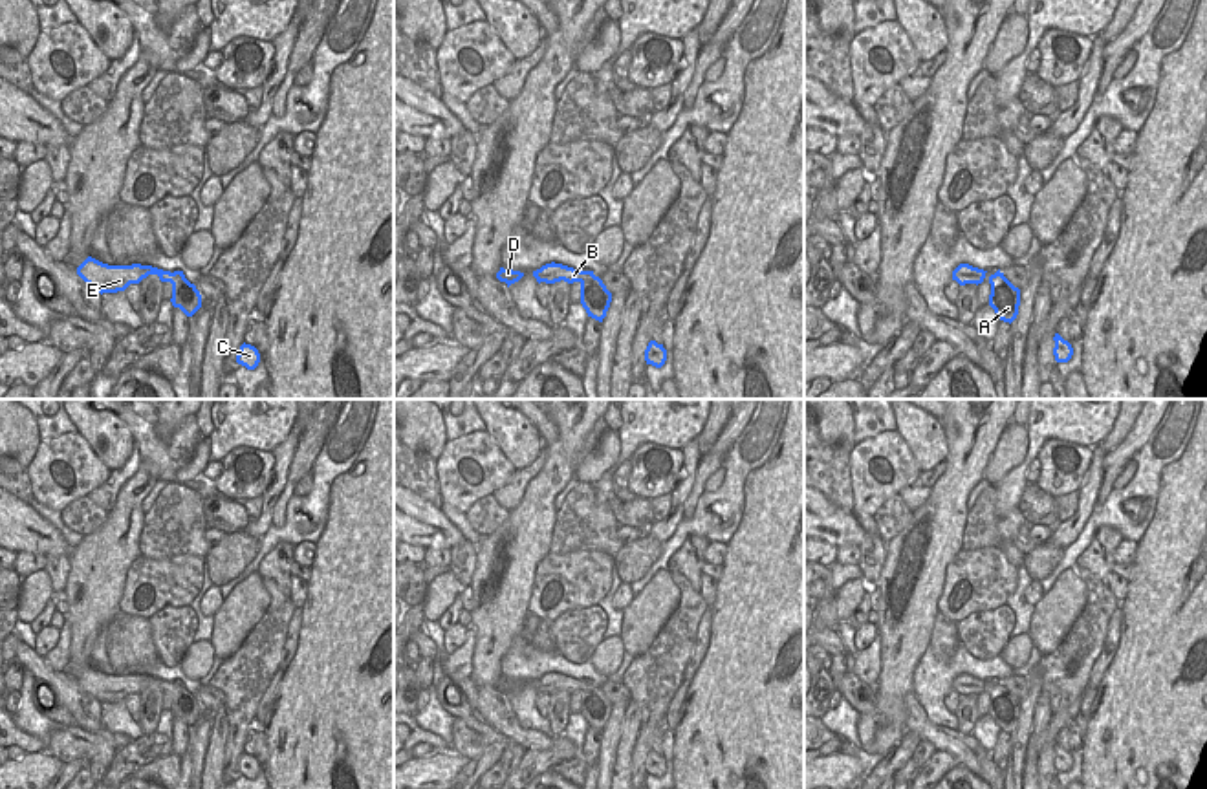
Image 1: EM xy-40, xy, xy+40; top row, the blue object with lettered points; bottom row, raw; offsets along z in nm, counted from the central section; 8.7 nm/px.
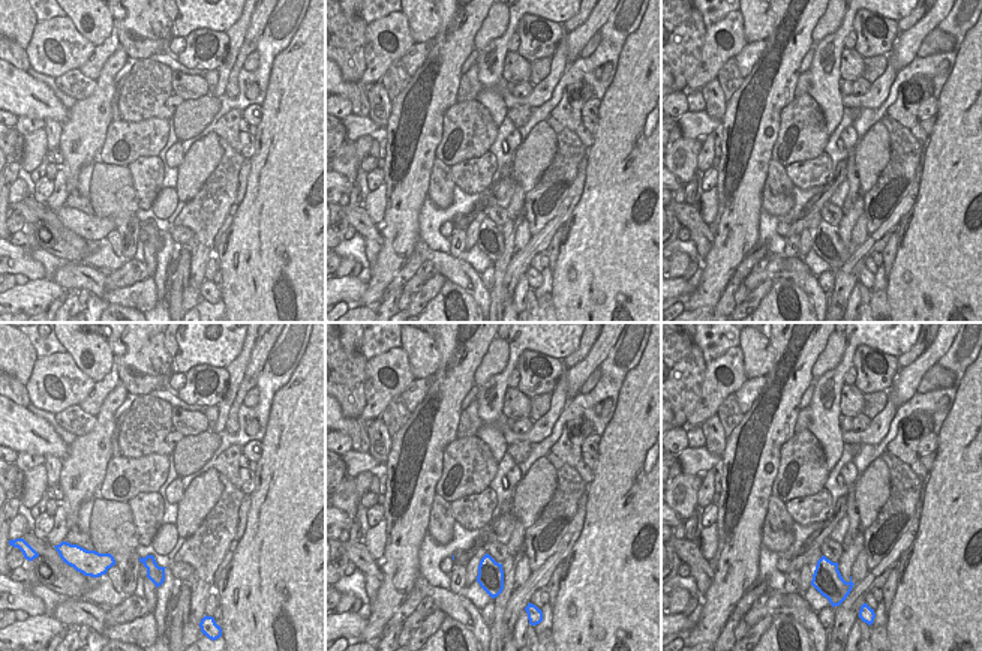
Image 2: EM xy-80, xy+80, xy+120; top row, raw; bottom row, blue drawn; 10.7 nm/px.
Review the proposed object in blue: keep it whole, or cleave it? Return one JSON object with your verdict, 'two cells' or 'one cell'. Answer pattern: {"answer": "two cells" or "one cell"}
{"answer": "one cell"}

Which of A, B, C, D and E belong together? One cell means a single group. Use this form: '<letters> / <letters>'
A B C D E

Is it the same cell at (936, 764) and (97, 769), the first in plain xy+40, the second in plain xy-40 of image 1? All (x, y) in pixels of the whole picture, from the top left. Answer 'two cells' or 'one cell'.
two cells

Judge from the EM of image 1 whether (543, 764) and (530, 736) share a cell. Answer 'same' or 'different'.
different

